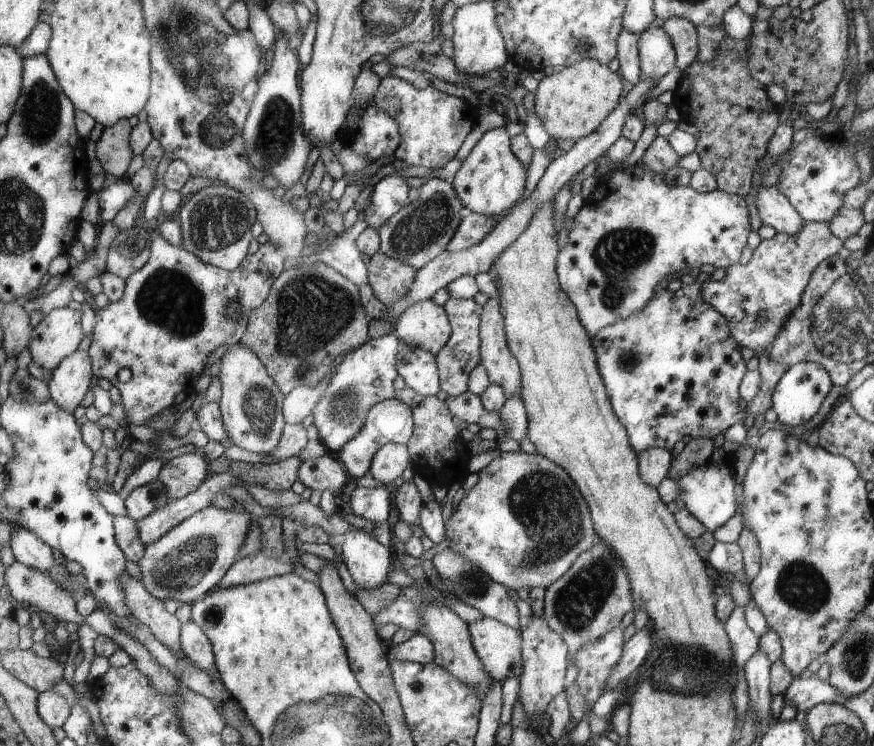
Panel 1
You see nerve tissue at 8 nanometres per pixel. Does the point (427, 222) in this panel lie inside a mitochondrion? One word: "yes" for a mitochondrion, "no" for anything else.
yes

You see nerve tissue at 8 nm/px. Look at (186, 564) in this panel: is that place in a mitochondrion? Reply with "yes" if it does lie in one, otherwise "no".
yes

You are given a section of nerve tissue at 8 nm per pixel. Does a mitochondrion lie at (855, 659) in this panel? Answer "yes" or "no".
yes

